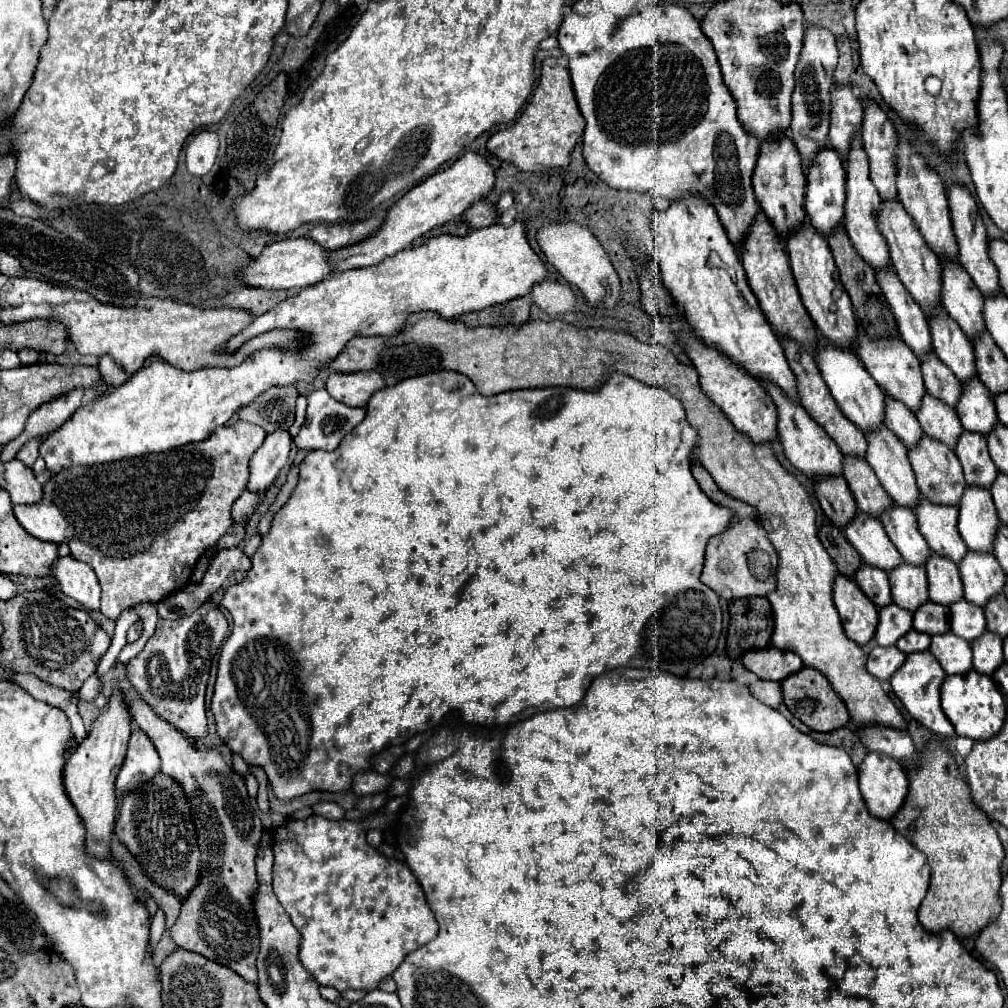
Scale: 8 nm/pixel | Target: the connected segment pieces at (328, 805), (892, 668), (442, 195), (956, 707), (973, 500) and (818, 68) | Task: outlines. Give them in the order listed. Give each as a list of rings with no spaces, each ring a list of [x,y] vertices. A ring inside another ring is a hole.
[[[320,802],[320,804],[314,804],[312,810],[314,810],[316,816],[330,818],[330,820],[340,820],[342,814],[344,814],[344,810],[342,810],[338,804],[334,804],[334,802]]]
[[[874,648],[870,654],[868,654],[868,662],[866,662],[866,668],[868,672],[884,682],[884,680],[890,680],[906,662],[906,654],[898,652],[898,648]]]
[[[464,152],[450,168],[430,176],[422,184],[414,186],[408,194],[404,194],[388,212],[386,224],[378,230],[378,234],[370,236],[362,244],[334,250],[334,264],[338,264],[338,272],[362,266],[374,266],[390,254],[396,254],[410,246],[416,238],[424,236],[432,228],[448,224],[460,218],[472,204],[480,202],[494,190],[496,170],[488,164],[488,160],[476,152]]]
[[[970,672],[970,676],[948,676],[942,684],[942,708],[956,728],[958,736],[972,738],[974,742],[984,742],[994,738],[1004,720],[1006,720],[1006,702],[998,686],[988,676],[978,676],[978,672]]]
[[[966,488],[958,508],[958,530],[972,552],[992,552],[998,532],[998,514],[990,492],[984,488]]]
[[[806,28],[802,58],[796,68],[796,88],[792,94],[792,124],[790,138],[798,148],[798,154],[808,168],[808,160],[812,160],[828,142],[828,126],[830,126],[830,88],[834,88],[834,72],[838,64],[838,48],[832,32],[822,28]]]

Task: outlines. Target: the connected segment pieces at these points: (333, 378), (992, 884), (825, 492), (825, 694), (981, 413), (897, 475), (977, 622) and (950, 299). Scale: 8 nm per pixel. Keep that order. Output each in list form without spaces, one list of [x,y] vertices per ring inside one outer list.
[[[354,372],[354,374],[330,374],[326,380],[328,394],[346,406],[366,406],[370,396],[386,388],[386,382],[378,372]]]
[[[930,742],[920,754],[920,766],[908,772],[910,792],[906,804],[894,816],[892,826],[910,838],[910,842],[928,856],[932,866],[930,888],[920,904],[918,920],[932,932],[954,932],[968,938],[986,928],[1002,910],[1000,884],[1004,848],[986,814],[976,808],[968,784],[956,770],[956,762],[948,748]]]
[[[822,480],[822,484],[814,484],[816,498],[826,514],[826,518],[836,528],[846,528],[856,518],[856,500],[850,492],[846,480]]]
[[[802,668],[802,672],[788,676],[782,682],[782,692],[784,692],[784,704],[788,704],[794,712],[798,712],[798,718],[812,730],[830,732],[830,730],[842,728],[842,726],[846,726],[846,722],[850,722],[844,702],[838,698],[838,694],[830,688],[828,680],[818,670]]]
[[[974,380],[974,384],[964,384],[962,388],[962,408],[958,408],[958,418],[962,426],[968,432],[988,436],[996,424],[996,406],[994,406],[994,396],[990,396],[988,388],[980,382]]]
[[[888,428],[874,432],[874,436],[866,436],[866,440],[866,462],[874,468],[880,484],[886,488],[886,492],[890,492],[898,506],[914,510],[922,494],[918,490],[904,444]]]
[[[966,600],[952,604],[950,606],[950,630],[968,642],[974,642],[986,632],[984,610],[974,608],[974,604],[966,604]]]
[[[942,262],[942,300],[948,316],[962,328],[968,340],[976,340],[986,334],[984,324],[984,294],[974,280],[958,266]]]

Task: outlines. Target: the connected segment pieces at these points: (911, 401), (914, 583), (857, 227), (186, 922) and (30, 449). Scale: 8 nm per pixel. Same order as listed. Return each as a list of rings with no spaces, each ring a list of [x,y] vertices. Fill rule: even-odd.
[[[862,336],[862,348],[858,348],[858,358],[862,360],[868,374],[876,380],[876,384],[894,400],[908,406],[910,412],[918,412],[922,406],[922,398],[926,394],[924,378],[920,360],[906,348],[906,344],[900,340],[898,344],[870,344],[866,336]]]
[[[902,562],[898,570],[888,574],[894,604],[908,612],[916,612],[922,604],[930,602],[928,598],[928,580],[926,570]]]
[[[856,140],[852,144],[850,156],[846,160],[846,232],[848,238],[852,240],[852,246],[856,248],[856,252],[876,270],[892,270],[892,260],[890,260],[890,248],[882,236],[882,232],[878,230],[878,212],[882,206],[882,198],[878,194],[878,190],[874,188],[874,184],[870,182],[868,176],[868,168],[866,168],[866,152],[862,152],[862,142]]]
[[[144,700],[130,702],[130,714],[140,730],[152,740],[162,760],[162,774],[170,776],[184,790],[198,838],[198,884],[186,900],[182,900],[182,910],[170,936],[176,946],[228,966],[244,980],[256,984],[260,932],[254,912],[254,894],[258,890],[256,854],[262,838],[262,824],[258,812],[250,806],[246,784],[242,776],[222,760],[218,750],[200,750],[190,744],[172,724],[160,720]]]
[[[40,438],[28,440],[28,442],[22,446],[22,450],[16,454],[16,458],[18,458],[24,466],[32,468],[32,464],[34,464],[36,458],[38,458],[38,446],[40,446]]]

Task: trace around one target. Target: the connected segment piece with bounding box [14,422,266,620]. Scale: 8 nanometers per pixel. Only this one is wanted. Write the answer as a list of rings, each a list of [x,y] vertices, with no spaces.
[[[232,422],[232,426],[222,426],[222,428],[216,428],[216,432],[212,432],[206,440],[200,440],[200,442],[192,442],[192,444],[186,444],[186,446],[180,446],[176,450],[170,450],[170,452],[162,452],[162,454],[150,454],[150,456],[140,456],[140,458],[134,458],[134,460],[118,460],[114,464],[98,464],[98,468],[70,468],[70,472],[60,472],[58,476],[52,476],[48,482],[46,482],[46,492],[44,492],[44,498],[38,502],[38,504],[26,504],[26,506],[14,506],[14,514],[18,518],[18,522],[22,524],[22,528],[32,534],[34,538],[38,540],[48,540],[48,542],[66,542],[66,544],[72,544],[74,540],[80,544],[80,550],[86,552],[90,548],[90,536],[92,536],[92,530],[94,530],[94,572],[100,580],[100,586],[102,586],[102,602],[100,602],[100,612],[110,618],[110,620],[116,620],[120,616],[122,610],[126,608],[132,608],[140,602],[160,602],[164,600],[170,592],[176,592],[180,590],[182,586],[186,586],[186,582],[190,580],[192,576],[192,570],[198,562],[198,558],[202,556],[202,552],[206,552],[210,546],[216,544],[218,536],[226,534],[228,532],[228,526],[232,522],[232,516],[230,516],[230,506],[234,504],[234,500],[246,490],[246,484],[248,484],[248,476],[250,476],[250,458],[252,454],[264,444],[264,438],[266,438],[266,432],[260,428],[260,426],[254,426],[250,422]]]

